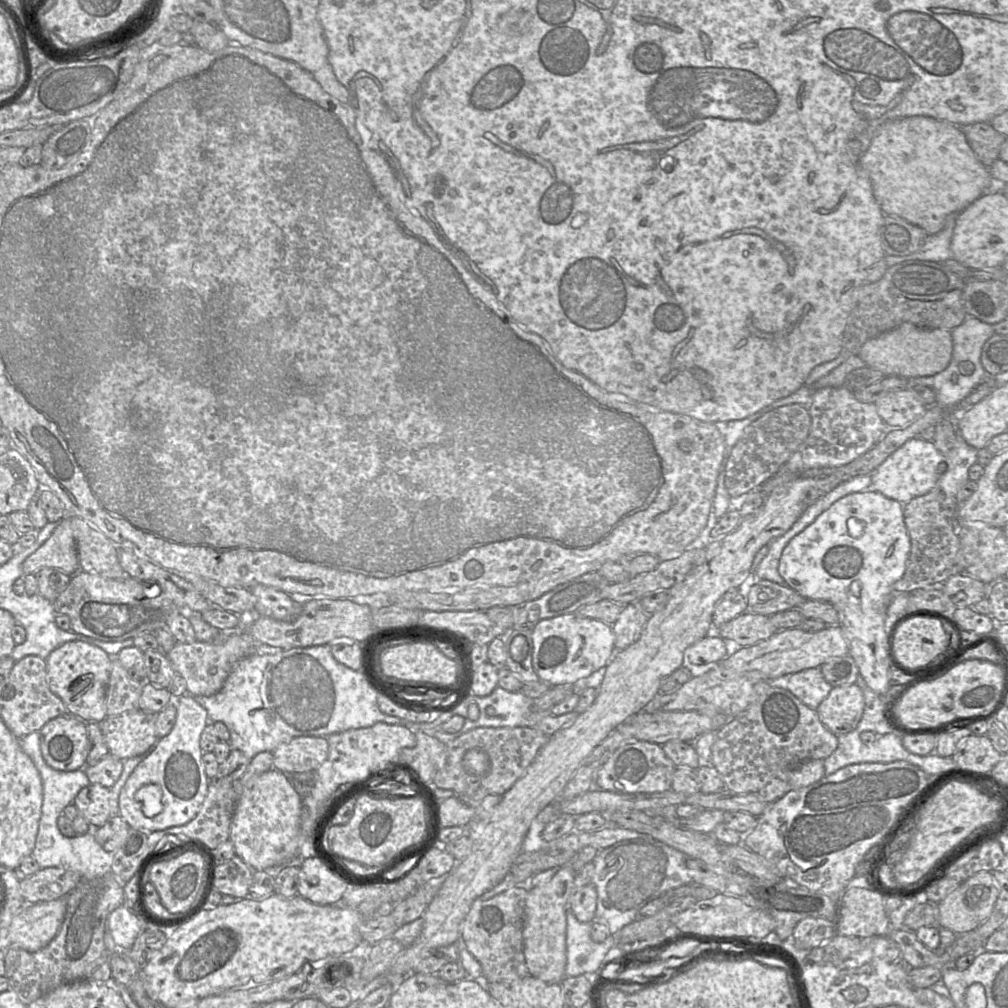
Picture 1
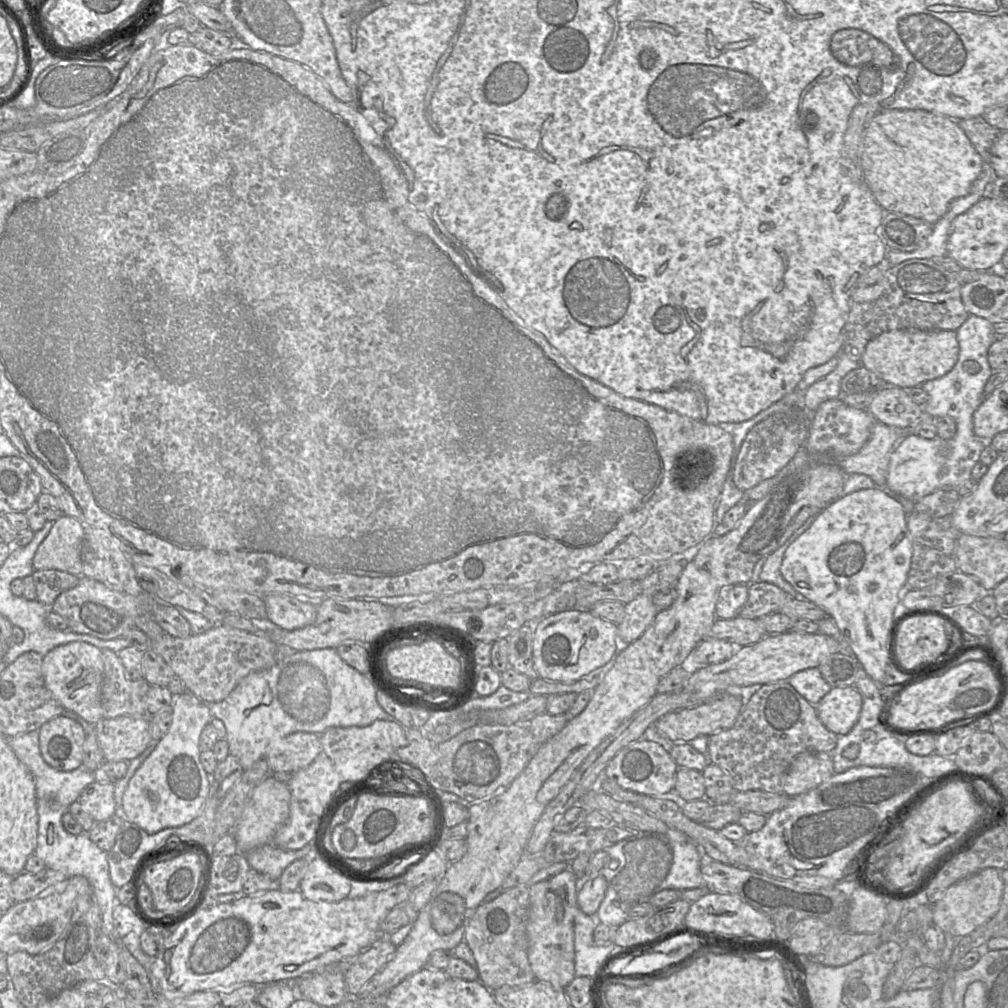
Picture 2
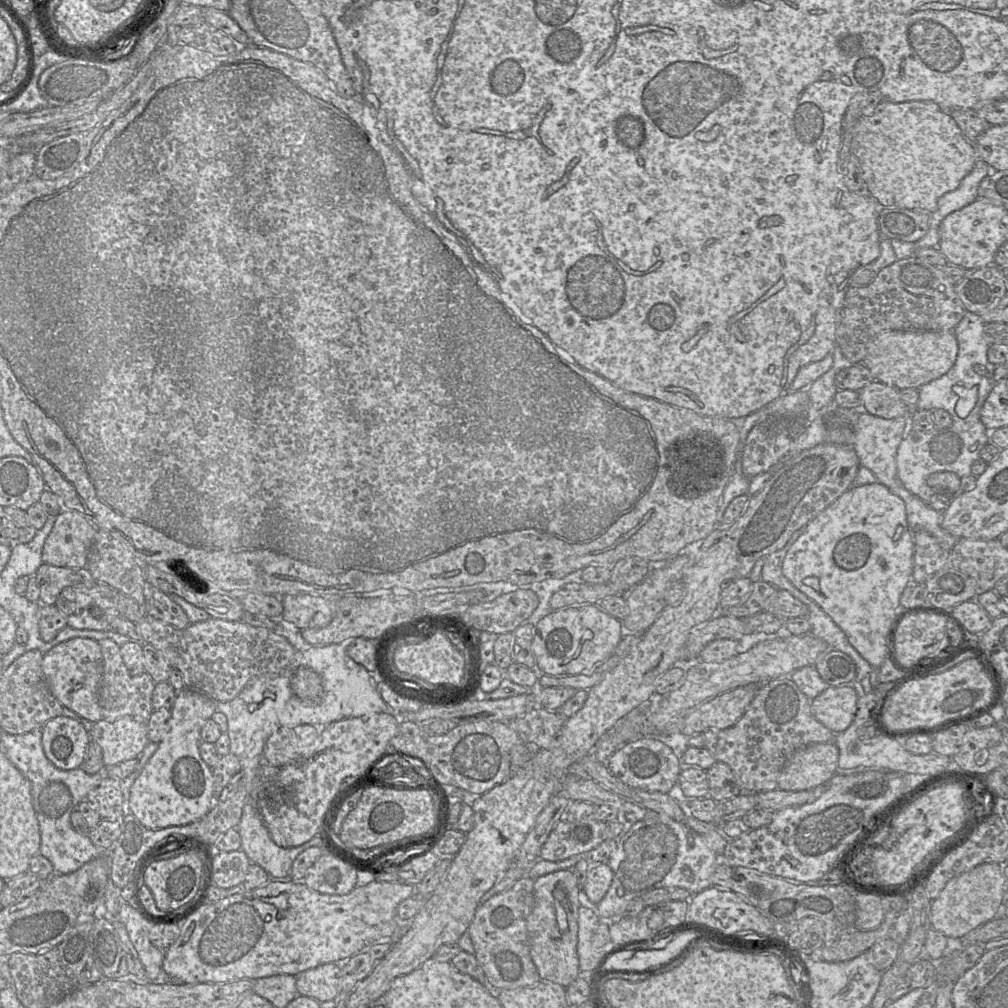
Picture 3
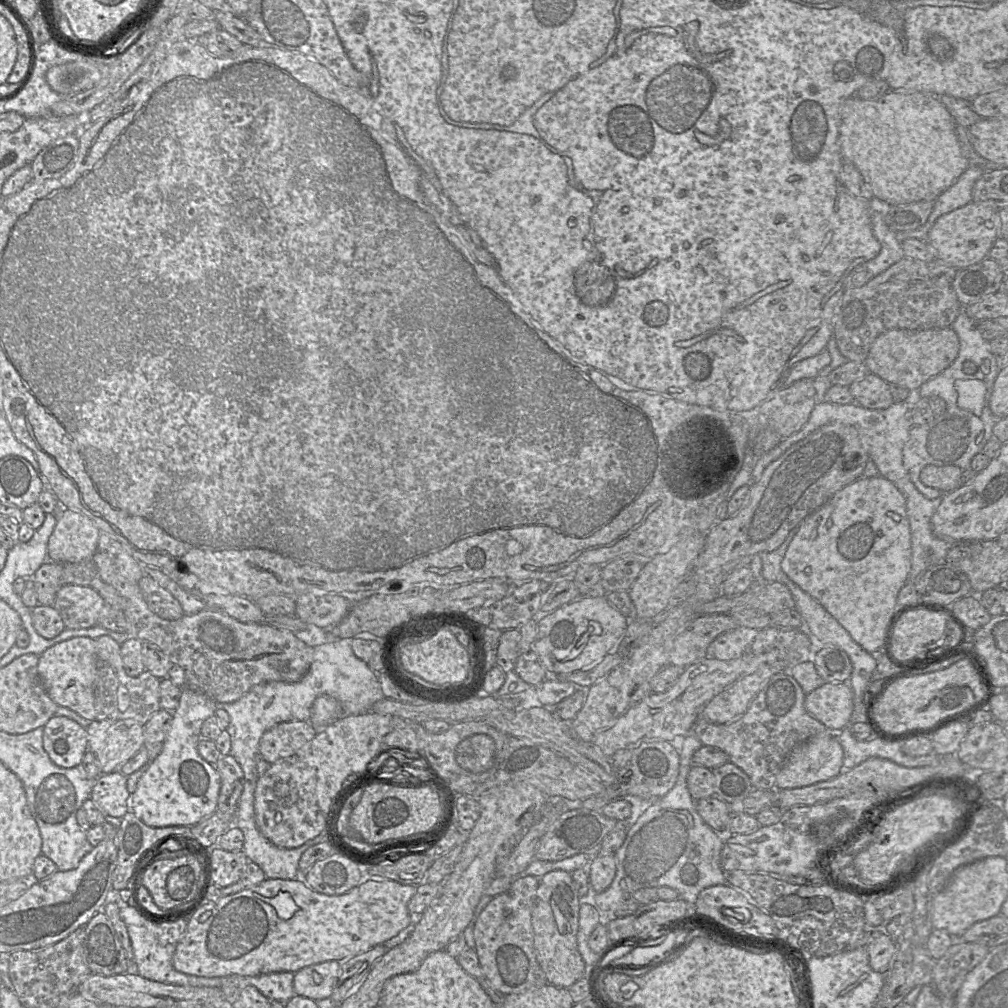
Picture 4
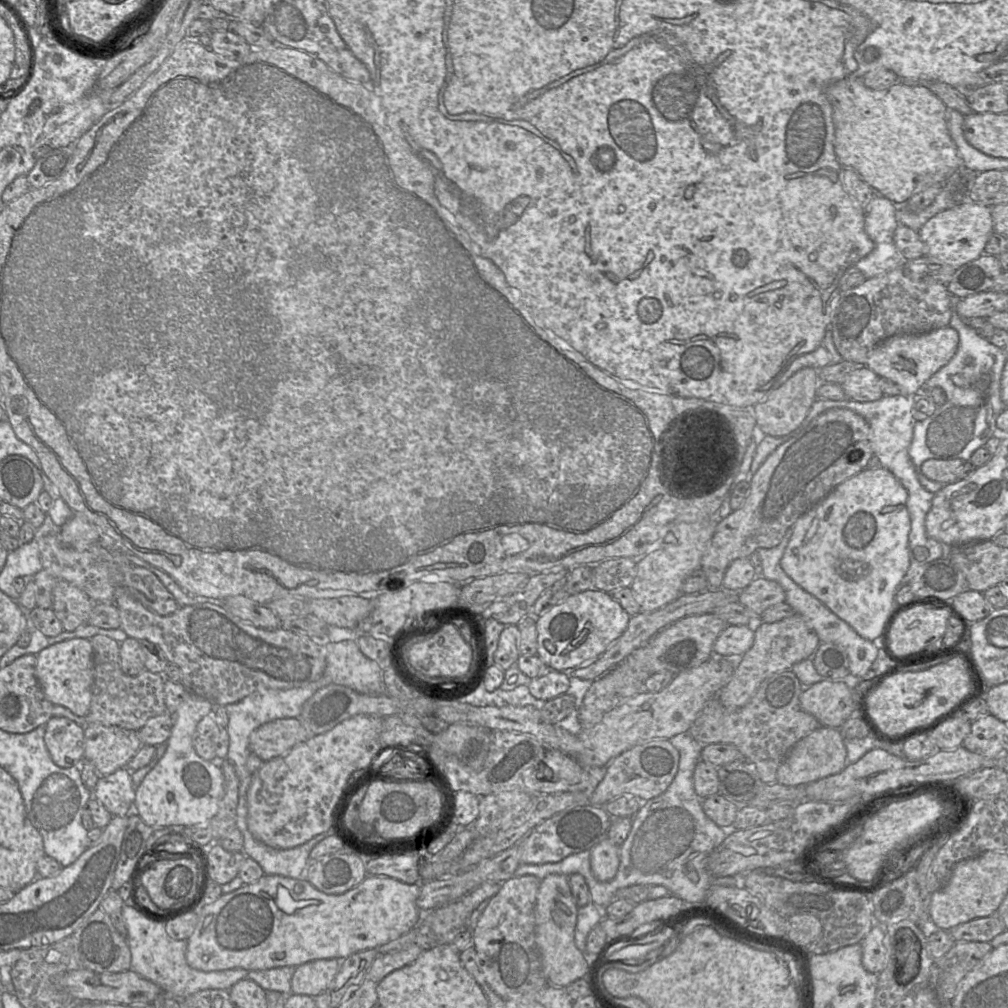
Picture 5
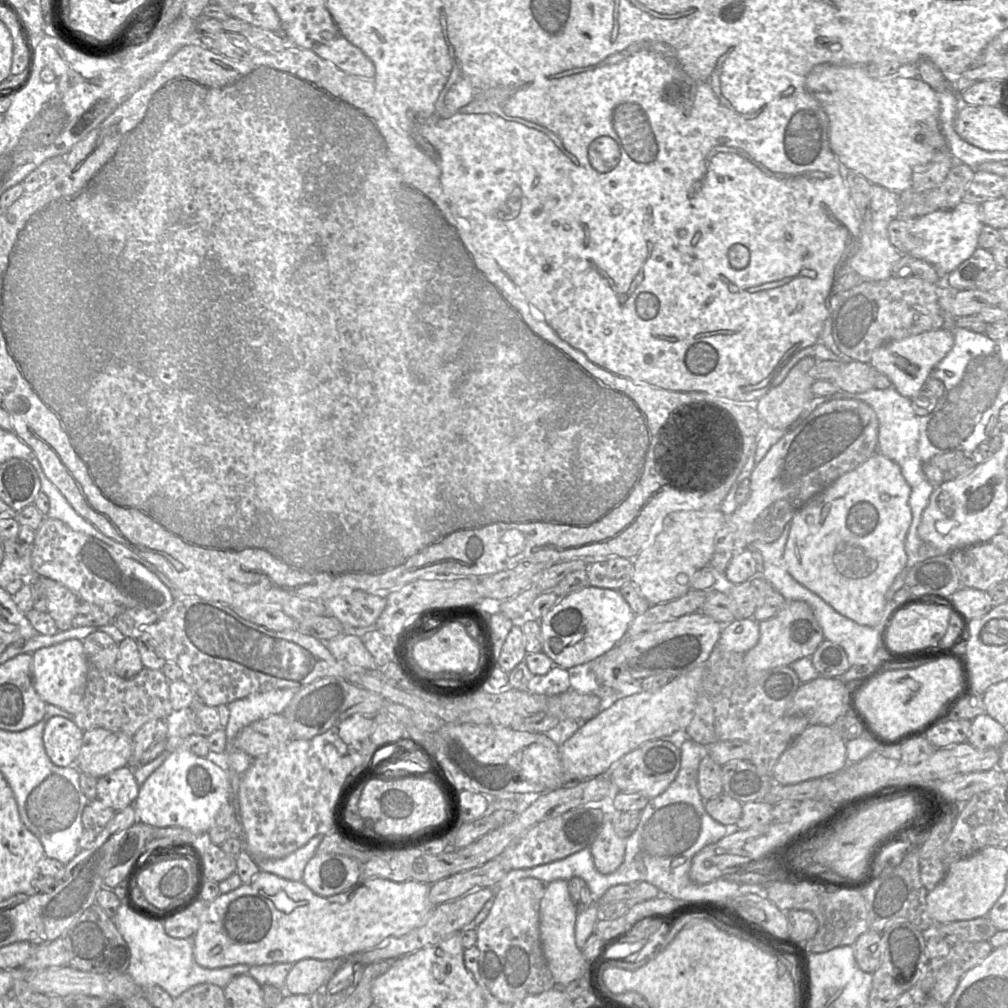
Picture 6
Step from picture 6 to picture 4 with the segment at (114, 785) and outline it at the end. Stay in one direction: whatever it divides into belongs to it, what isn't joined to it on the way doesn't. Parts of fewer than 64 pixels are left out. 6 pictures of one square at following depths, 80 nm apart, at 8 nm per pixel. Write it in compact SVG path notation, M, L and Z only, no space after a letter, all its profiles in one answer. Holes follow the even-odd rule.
M119 771L101 774L90 794L90 799L108 820L121 820L130 811L130 798L127 776Z

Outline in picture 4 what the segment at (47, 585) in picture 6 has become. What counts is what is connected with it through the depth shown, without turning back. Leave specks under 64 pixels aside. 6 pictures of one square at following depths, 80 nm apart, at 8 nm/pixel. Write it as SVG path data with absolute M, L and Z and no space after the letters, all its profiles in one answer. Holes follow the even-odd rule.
M67 584L56 593L53 607L68 629L85 629L98 625L106 602L91 587Z

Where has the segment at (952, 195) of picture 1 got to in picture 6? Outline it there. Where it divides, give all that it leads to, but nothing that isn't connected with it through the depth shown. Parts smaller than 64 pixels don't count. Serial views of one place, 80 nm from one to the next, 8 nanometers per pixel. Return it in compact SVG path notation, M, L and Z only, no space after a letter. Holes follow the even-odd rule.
M820 64L811 70L806 83L807 90L819 101L828 117L833 152L850 171L861 174L872 184L896 194L909 190L914 168L928 163L937 151L946 148L937 93L919 77L875 79L869 76L865 66Z

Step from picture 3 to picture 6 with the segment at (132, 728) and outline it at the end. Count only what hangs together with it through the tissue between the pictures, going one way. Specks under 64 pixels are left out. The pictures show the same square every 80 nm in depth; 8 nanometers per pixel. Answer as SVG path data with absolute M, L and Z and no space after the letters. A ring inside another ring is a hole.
M104 728L84 731L75 766L81 773L95 778L129 766L133 737Z

